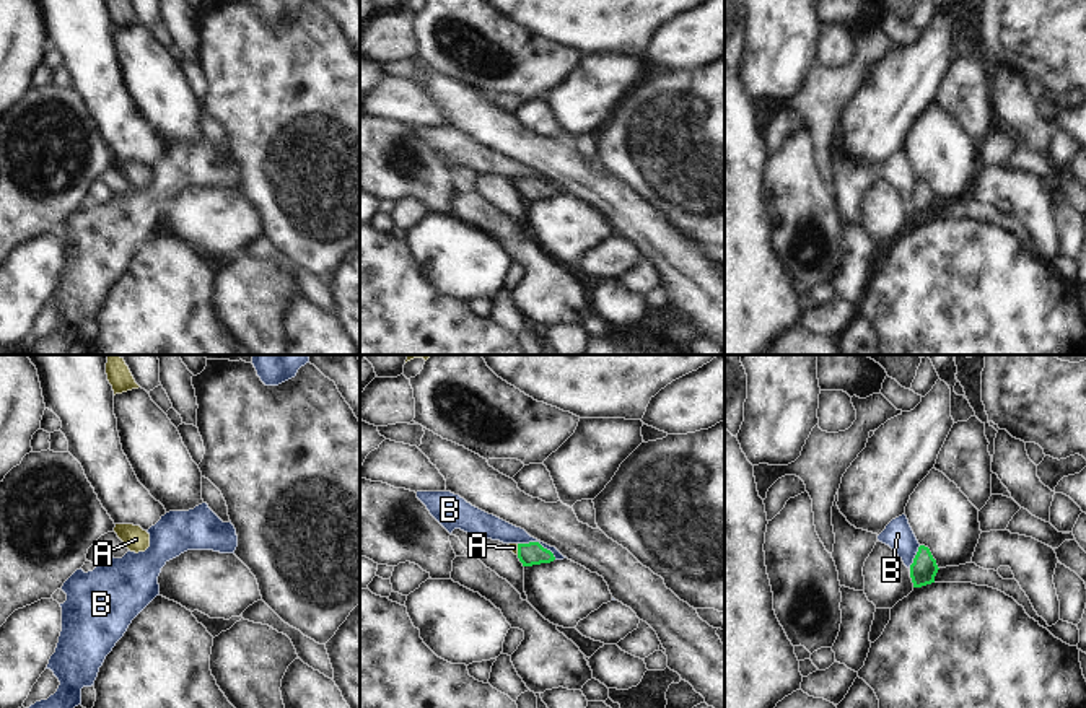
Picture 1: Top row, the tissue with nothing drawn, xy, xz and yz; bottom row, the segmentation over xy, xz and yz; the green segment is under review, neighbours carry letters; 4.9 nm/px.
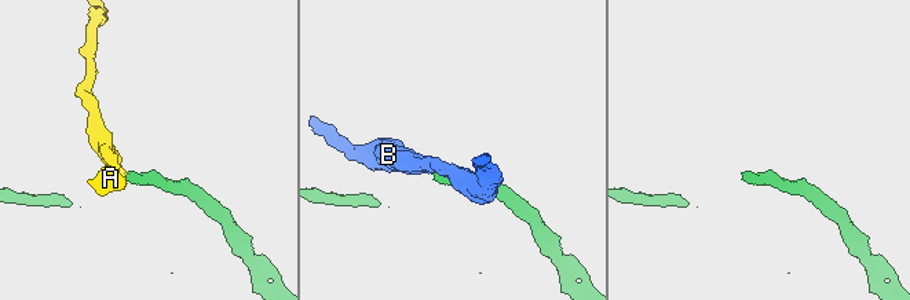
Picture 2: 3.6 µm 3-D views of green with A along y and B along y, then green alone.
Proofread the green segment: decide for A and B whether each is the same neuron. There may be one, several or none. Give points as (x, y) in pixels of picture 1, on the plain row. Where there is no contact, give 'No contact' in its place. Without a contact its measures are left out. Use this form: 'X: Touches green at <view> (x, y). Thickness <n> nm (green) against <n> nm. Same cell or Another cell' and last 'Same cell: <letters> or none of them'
A: Touches green at xz (518, 184). Thickness 110 nm (green) against 50 nm. Same cell
B: Touches green at xz (538, 178). Thickness 110 nm (green) against 120 nm. Another cell
Same cell: A.

